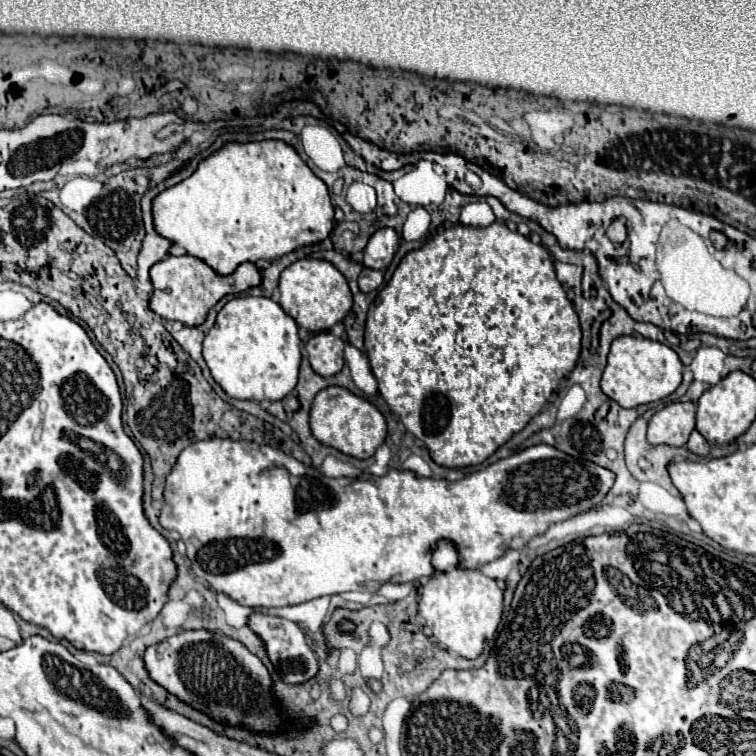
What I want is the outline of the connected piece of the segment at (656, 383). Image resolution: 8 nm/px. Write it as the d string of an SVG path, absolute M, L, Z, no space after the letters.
M625 335L617 337L611 343L607 367L601 379L601 389L609 399L619 403L621 407L633 409L639 405L661 401L663 397L671 395L681 385L681 371L683 363L669 345L643 339L641 335Z

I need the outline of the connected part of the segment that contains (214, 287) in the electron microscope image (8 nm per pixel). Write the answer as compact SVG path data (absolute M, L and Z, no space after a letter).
M169 255L151 267L151 281L155 291L149 305L159 317L167 321L181 321L185 325L201 325L209 309L221 297L231 293L237 295L251 287L259 287L263 277L261 277L261 271L255 267L255 263L243 263L235 273L223 277L223 275L217 275L205 261L193 255L181 255L181 257Z

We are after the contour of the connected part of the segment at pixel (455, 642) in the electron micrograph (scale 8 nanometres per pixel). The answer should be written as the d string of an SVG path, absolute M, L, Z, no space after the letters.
M439 541L433 551L435 575L419 589L419 615L431 629L437 645L455 651L465 659L477 659L485 643L495 635L503 615L503 591L499 585L473 569L455 569L457 549L449 541Z

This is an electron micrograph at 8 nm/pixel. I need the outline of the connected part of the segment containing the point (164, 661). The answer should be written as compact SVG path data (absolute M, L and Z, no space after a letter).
M183 631L173 635L157 645L151 645L145 651L145 667L153 681L163 685L169 693L177 695L181 701L193 705L195 709L205 711L217 721L225 721L229 725L243 725L251 731L263 733L279 733L283 729L283 717L277 711L277 701L271 689L271 677L265 665L251 655L239 641L223 635L223 633L209 633L209 631Z

